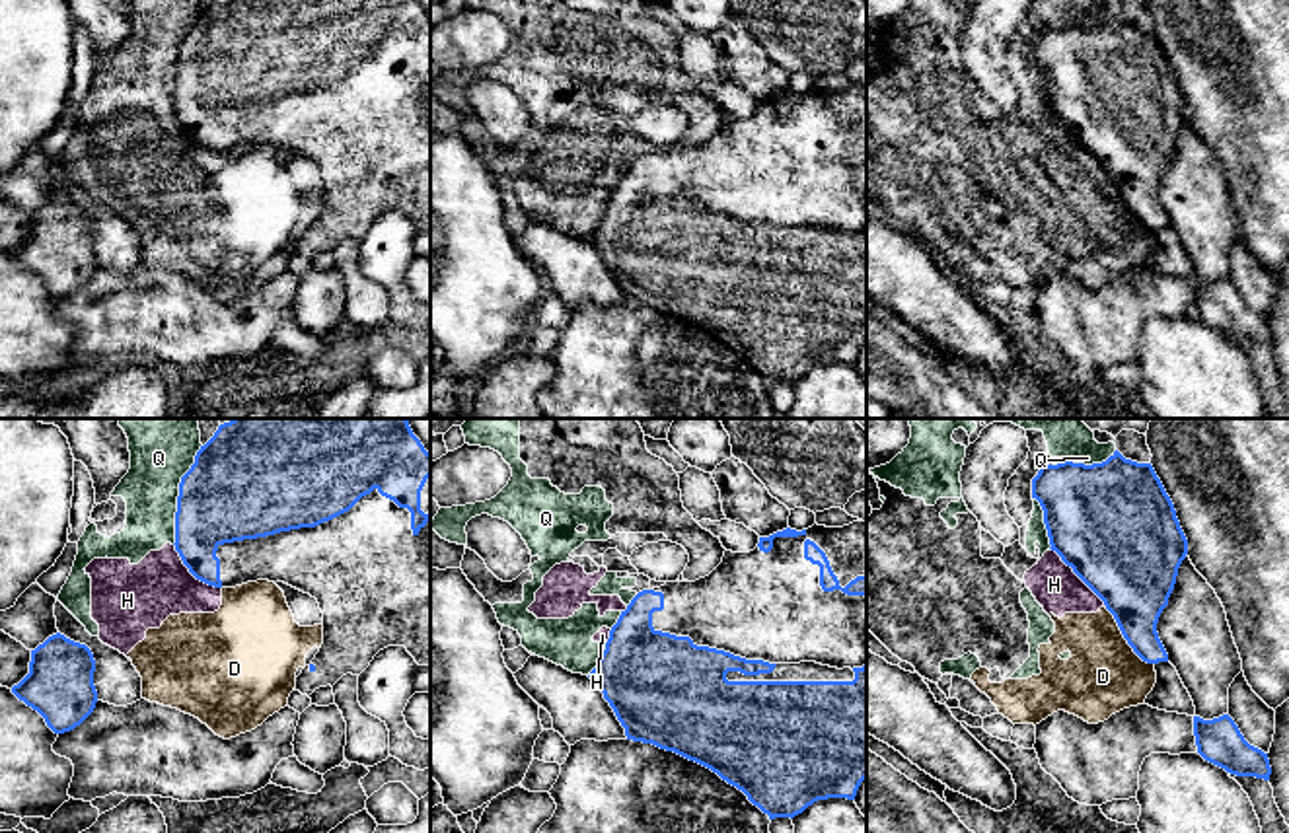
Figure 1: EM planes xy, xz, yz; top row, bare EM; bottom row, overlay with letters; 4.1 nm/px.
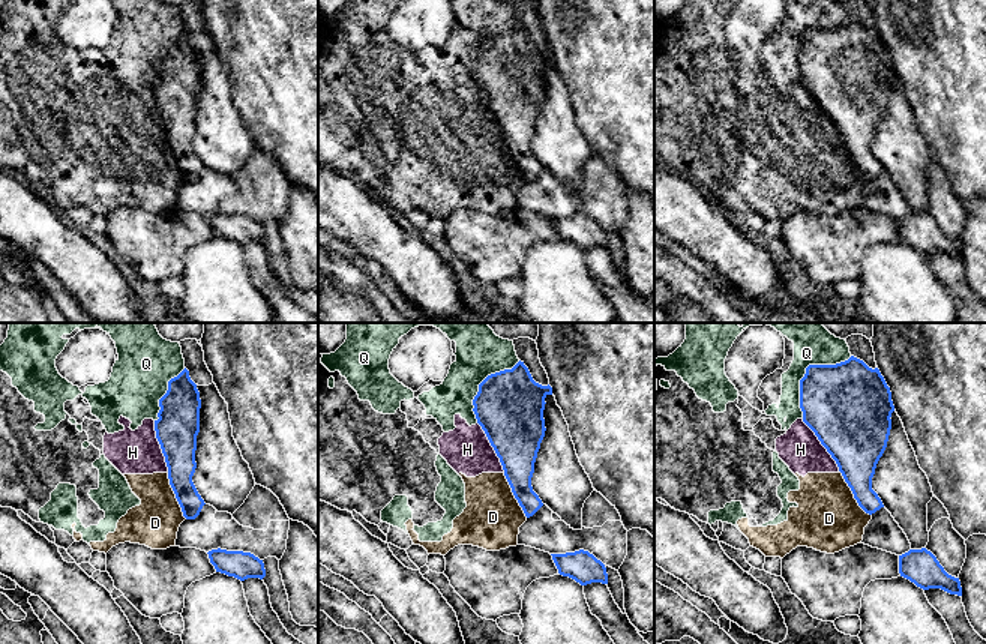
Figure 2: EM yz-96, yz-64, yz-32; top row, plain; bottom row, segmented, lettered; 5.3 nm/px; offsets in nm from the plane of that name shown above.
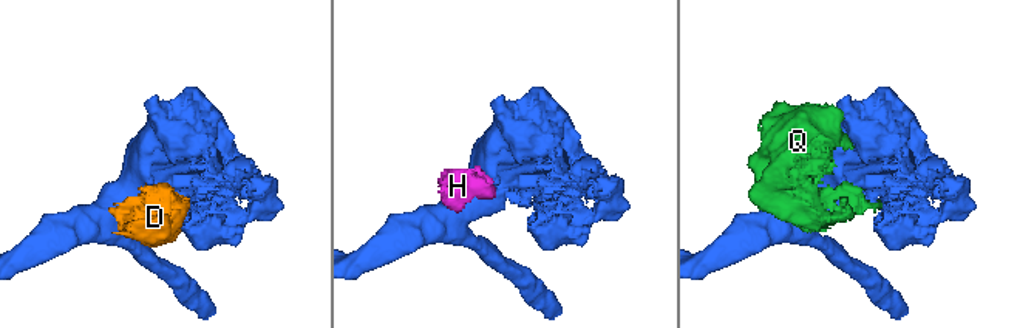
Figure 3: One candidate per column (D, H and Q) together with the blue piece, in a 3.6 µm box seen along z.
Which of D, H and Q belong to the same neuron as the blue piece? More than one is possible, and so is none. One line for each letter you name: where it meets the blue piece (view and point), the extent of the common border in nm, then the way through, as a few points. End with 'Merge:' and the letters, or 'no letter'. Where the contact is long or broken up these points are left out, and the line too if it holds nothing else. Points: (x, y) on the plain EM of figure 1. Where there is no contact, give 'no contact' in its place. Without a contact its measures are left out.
Merge: no letter

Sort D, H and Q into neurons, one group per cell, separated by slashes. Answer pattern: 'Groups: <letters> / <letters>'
Groups: D H Q

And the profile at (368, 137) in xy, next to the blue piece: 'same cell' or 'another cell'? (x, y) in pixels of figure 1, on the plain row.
same cell

